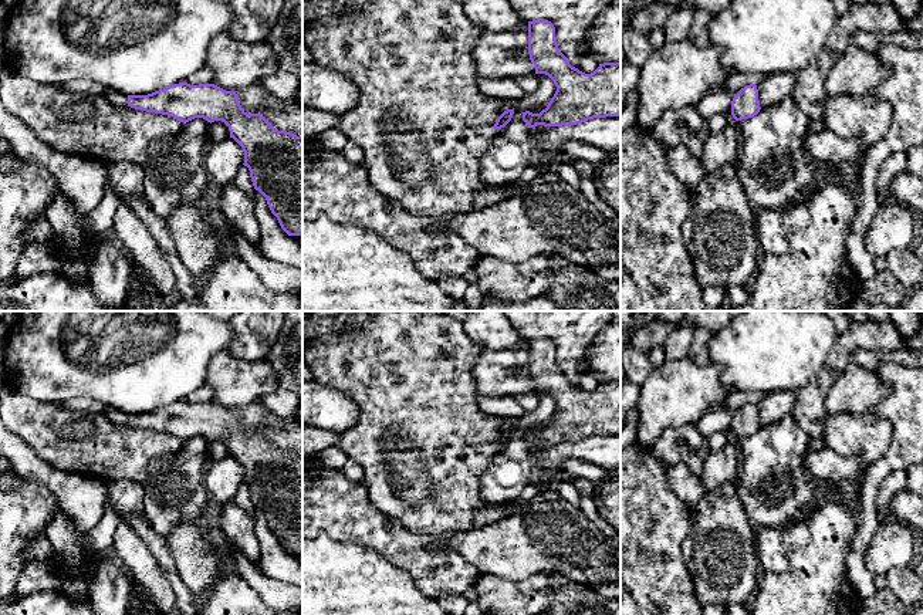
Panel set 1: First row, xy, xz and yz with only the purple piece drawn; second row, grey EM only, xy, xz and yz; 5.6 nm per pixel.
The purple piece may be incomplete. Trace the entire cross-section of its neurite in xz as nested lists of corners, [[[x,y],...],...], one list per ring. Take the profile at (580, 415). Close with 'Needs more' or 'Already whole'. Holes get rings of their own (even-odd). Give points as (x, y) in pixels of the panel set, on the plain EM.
[[[548,338],[528,339],[528,372],[534,382],[535,392],[548,393],[557,409],[547,426],[540,432],[523,430],[523,439],[532,447],[537,443],[562,445],[577,443],[594,436],[621,435],[621,381],[604,381],[591,391],[585,392],[572,385],[568,376],[559,369],[555,345]]]. Already whole

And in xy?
[[[179,401],[148,413],[125,413],[108,408],[105,415],[114,423],[173,435],[183,442],[195,436],[203,436],[210,442],[224,440],[229,445],[230,456],[243,466],[243,483],[250,489],[254,507],[266,516],[281,547],[288,554],[302,554],[302,455],[275,447],[263,432],[247,432],[241,426],[236,409],[226,409],[214,402]]]. Needs more

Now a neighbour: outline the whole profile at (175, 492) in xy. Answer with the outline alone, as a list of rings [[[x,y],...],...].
[[[195,436],[175,453],[166,453],[148,464],[142,483],[145,517],[159,535],[168,535],[185,521],[196,521],[207,503],[204,466],[210,440]]]

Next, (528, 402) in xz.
[[[537,392],[523,395],[523,396],[511,396],[511,398],[514,398],[527,413],[534,412],[538,406]]]

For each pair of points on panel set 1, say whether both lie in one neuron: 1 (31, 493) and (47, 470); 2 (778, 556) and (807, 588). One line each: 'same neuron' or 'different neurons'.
1: different neurons
2: different neurons

